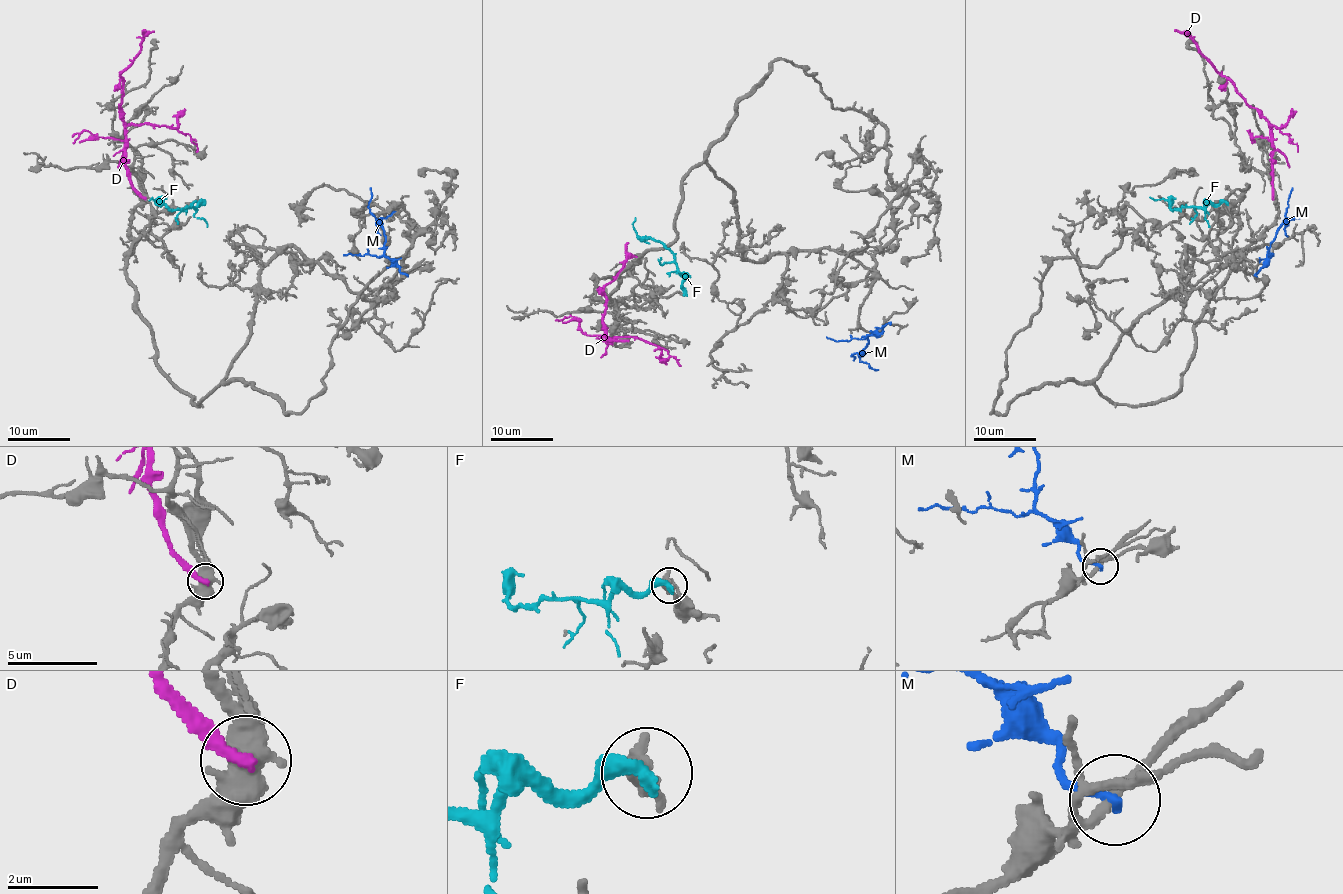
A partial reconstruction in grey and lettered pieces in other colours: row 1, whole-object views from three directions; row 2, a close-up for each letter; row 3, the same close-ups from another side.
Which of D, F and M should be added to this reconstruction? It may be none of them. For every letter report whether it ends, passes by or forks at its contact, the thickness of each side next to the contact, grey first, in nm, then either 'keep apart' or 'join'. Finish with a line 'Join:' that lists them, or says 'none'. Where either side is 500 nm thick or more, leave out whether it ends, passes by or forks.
D: 550/280 nm | keep apart
F: it ends | 200/480 nm | join
M: it ends | 160/180 nm | keep apart
Join: F

